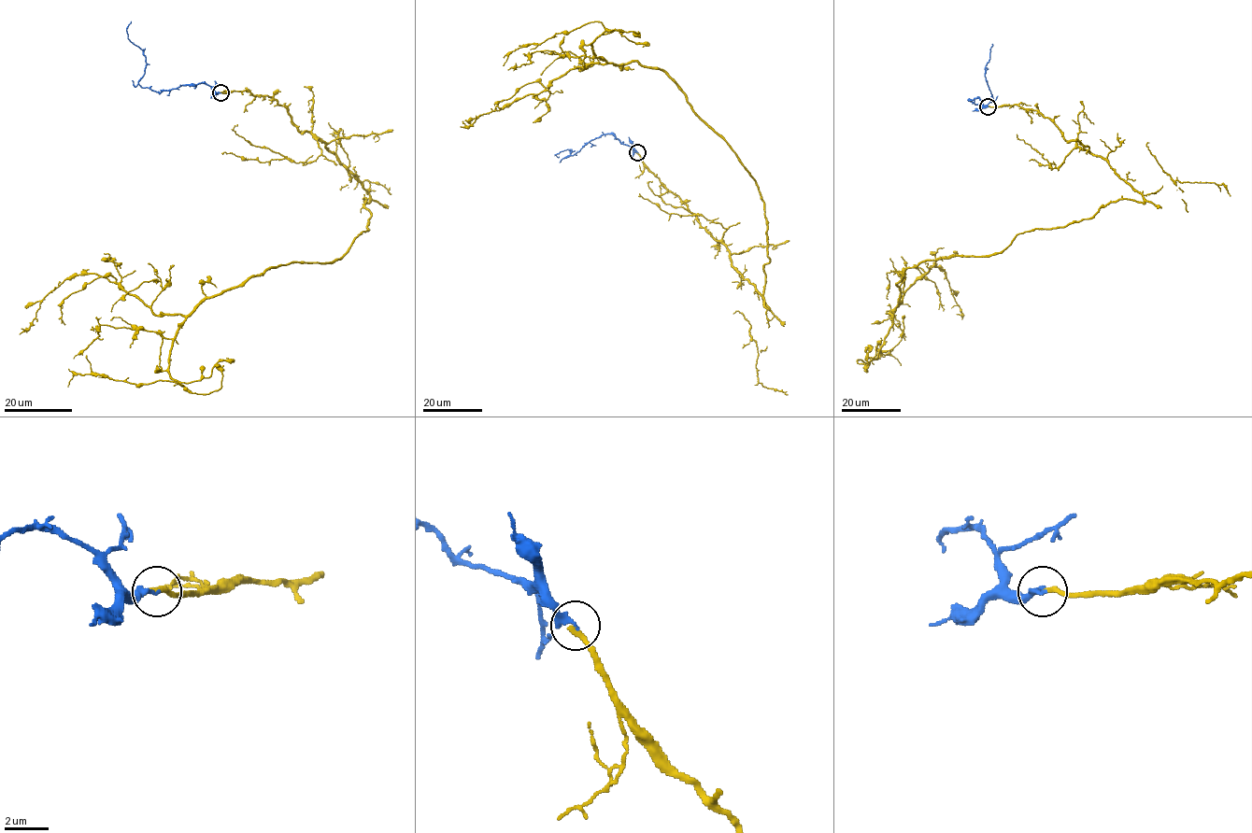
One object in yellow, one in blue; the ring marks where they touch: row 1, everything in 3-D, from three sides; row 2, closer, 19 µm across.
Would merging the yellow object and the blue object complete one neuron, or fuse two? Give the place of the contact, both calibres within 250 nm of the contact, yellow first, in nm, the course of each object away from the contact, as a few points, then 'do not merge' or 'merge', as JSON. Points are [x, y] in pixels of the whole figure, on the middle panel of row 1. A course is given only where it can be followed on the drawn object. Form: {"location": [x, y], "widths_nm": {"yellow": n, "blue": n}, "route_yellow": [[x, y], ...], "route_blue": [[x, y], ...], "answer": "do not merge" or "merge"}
{"location": [637, 152], "widths_nm": {"yellow": 240, "blue": 280}, "route_yellow": [[637, 152], [768, 308], [759, 186], [665, 73], [597, 58], [598, 21], [519, 47], [503, 65]], "route_blue": [[637, 152], [611, 134], [604, 134], [574, 154], [565, 157], [572, 151], [568, 149], [554, 155], [559, 157]], "answer": "merge"}

